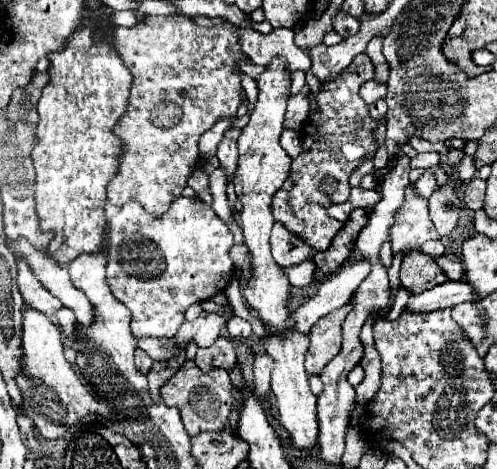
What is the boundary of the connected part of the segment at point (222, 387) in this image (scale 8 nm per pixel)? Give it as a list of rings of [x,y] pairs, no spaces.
[[[187,360],[167,382],[161,386],[161,398],[167,406],[175,406],[181,412],[185,430],[189,436],[195,436],[199,432],[215,432],[223,428],[223,422],[227,420],[231,408],[233,408],[233,398],[231,398],[231,380],[227,370],[223,368],[211,368],[209,372],[203,372],[197,368],[195,362]]]

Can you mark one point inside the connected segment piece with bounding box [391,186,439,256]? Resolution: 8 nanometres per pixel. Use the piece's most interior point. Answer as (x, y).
(412, 227)

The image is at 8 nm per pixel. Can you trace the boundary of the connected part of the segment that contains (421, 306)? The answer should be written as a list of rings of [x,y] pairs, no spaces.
[[[447,280],[443,284],[437,284],[437,288],[413,294],[405,306],[405,312],[433,312],[439,308],[453,308],[461,302],[471,302],[473,298],[473,288],[469,288],[465,280]]]

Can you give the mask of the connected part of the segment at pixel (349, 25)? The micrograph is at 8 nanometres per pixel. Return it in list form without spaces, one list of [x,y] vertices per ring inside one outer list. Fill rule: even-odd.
[[[339,10],[337,16],[335,16],[335,20],[333,20],[333,26],[335,26],[335,32],[337,32],[337,34],[341,34],[343,38],[347,38],[347,36],[359,32],[359,26],[361,26],[361,24],[359,24],[357,18],[353,18],[353,16],[349,16],[347,12]]]

